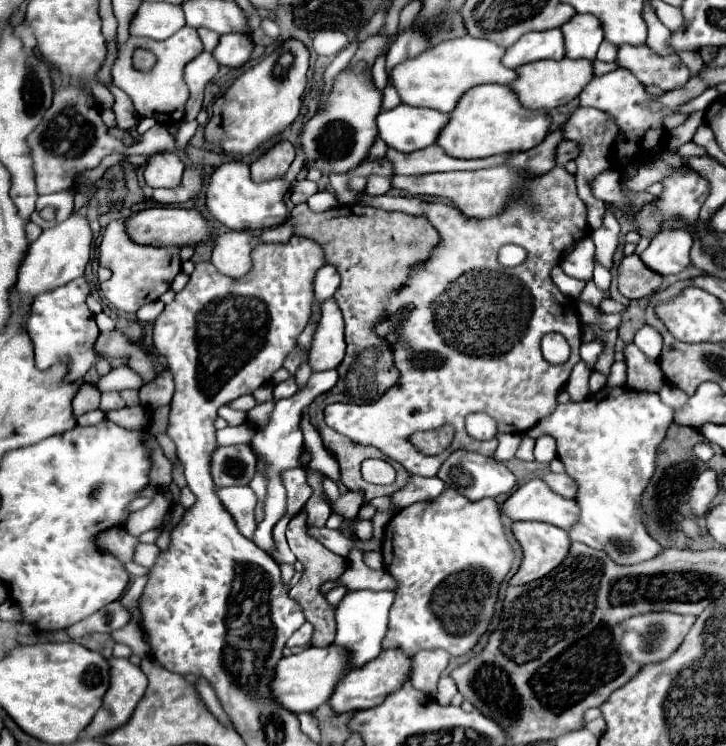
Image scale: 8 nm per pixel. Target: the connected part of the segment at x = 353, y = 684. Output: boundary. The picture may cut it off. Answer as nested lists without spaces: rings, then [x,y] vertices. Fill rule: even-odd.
[[[385,649],[377,659],[369,661],[363,667],[355,667],[351,669],[351,673],[347,673],[341,683],[337,685],[335,693],[329,699],[329,705],[337,711],[337,713],[345,713],[345,711],[359,711],[359,709],[369,709],[375,707],[379,703],[385,701],[385,697],[397,689],[403,687],[403,683],[409,679],[413,669],[413,661],[401,651],[401,649]]]

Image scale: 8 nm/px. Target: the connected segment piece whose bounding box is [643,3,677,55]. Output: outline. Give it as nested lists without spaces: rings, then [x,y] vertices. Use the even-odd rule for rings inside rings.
[[[649,3],[645,7],[647,9],[643,11],[643,17],[647,21],[647,47],[651,47],[659,55],[677,54],[667,43],[671,32],[661,23],[656,13],[653,13],[653,9],[651,9]]]

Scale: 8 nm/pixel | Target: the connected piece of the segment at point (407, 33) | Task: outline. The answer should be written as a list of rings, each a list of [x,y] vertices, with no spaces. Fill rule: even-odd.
[[[407,27],[397,39],[395,43],[389,47],[385,59],[387,59],[387,75],[391,73],[391,69],[411,57],[417,57],[419,53],[423,53],[427,49],[427,37],[421,31],[415,31],[415,27]]]

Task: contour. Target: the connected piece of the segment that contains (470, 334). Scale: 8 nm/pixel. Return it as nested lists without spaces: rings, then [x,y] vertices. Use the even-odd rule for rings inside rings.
[[[553,167],[549,173],[539,175],[531,181],[519,183],[519,195],[499,211],[495,217],[473,219],[463,217],[453,205],[445,203],[427,203],[417,197],[393,197],[379,195],[371,197],[361,193],[361,205],[385,209],[385,211],[403,211],[409,215],[425,215],[441,233],[441,247],[435,249],[433,257],[417,267],[403,289],[389,297],[387,315],[379,321],[377,333],[389,341],[395,353],[395,365],[401,371],[401,379],[391,387],[379,401],[373,405],[345,405],[333,403],[325,407],[325,423],[339,431],[341,435],[351,437],[357,443],[373,445],[381,449],[387,457],[397,459],[411,475],[435,477],[443,461],[457,449],[475,451],[485,457],[493,457],[497,449],[497,439],[477,441],[465,431],[465,417],[475,411],[489,413],[501,433],[525,433],[535,427],[543,417],[553,413],[555,395],[561,385],[567,383],[571,369],[579,363],[579,349],[573,349],[581,339],[581,323],[577,319],[577,303],[571,297],[565,297],[551,281],[551,269],[557,265],[565,247],[581,241],[587,231],[587,209],[577,197],[575,177],[569,175],[563,167]],[[515,243],[529,251],[523,265],[507,269],[497,261],[497,253],[503,245]],[[545,333],[561,333],[571,345],[571,357],[567,363],[553,365],[541,355],[541,339]],[[443,425],[453,425],[455,437],[447,451],[429,457],[419,453],[407,437],[415,431],[433,431]]]

